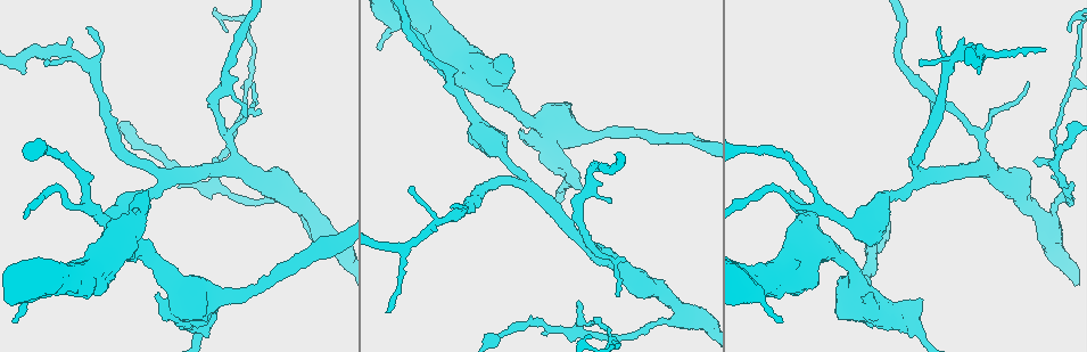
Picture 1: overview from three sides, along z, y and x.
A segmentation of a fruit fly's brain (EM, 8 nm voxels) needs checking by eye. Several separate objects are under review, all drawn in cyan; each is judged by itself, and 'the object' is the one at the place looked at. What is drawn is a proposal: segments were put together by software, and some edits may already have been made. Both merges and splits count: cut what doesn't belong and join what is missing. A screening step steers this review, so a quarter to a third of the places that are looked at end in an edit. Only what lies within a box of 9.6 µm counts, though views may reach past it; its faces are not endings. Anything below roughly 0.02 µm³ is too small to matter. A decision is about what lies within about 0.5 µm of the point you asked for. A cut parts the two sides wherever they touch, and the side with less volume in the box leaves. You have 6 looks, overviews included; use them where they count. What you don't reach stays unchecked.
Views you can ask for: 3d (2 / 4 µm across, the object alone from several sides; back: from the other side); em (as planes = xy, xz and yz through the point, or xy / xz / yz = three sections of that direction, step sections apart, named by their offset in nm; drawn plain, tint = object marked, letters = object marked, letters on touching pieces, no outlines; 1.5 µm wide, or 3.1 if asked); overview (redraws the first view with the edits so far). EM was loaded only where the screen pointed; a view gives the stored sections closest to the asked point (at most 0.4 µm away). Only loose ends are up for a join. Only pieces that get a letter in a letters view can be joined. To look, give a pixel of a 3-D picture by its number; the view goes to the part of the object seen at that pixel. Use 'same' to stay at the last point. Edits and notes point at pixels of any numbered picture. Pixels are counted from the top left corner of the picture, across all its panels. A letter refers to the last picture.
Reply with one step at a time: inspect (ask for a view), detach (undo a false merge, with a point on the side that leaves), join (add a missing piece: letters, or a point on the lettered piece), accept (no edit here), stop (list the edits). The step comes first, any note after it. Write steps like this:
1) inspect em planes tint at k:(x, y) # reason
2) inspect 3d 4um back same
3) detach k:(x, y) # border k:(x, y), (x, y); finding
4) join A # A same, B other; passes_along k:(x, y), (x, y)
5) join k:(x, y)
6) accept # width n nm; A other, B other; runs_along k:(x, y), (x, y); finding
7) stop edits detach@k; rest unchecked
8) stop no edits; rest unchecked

inspect em xy step 4 tint at 1:(922, 66) # thin end

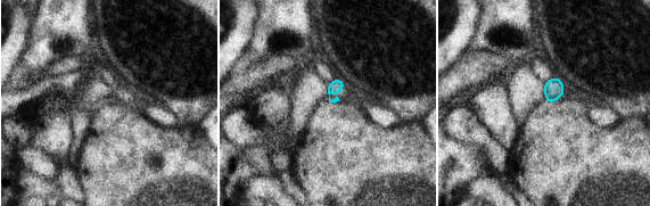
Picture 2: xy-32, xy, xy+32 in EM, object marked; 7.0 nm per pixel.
inspect em yz step 8 letters same # another direction

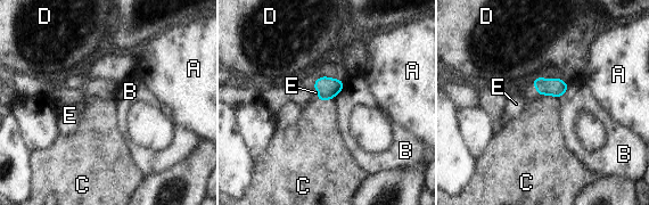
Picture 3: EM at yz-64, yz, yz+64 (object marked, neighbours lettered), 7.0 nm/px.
join E # A other, B other, C other, D other, E same; it goes on there

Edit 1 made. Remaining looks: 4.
inspect em xy step 4 tint at 1:(231, 167) # sharp bend

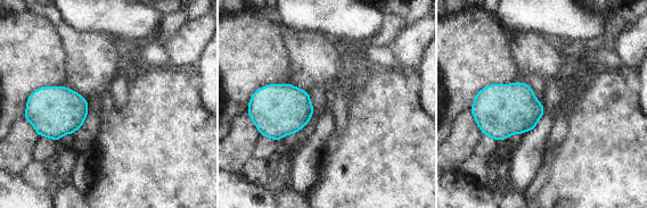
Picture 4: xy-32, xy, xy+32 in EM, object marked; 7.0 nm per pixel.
inspect em planes letters same # cut it another way

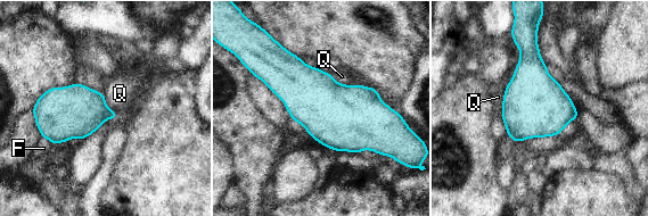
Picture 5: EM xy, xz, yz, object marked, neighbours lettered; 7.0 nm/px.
accept # F other, Q other; border 5:(318, 68), (342, 84), (351, 84); all the same cell

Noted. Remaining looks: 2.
inspect 3d 4um at 1:(921, 299) # an open end

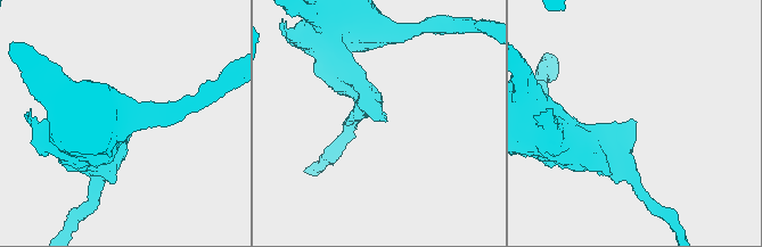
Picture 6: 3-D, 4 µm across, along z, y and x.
inspect em planes letters at 6:(385, 120)

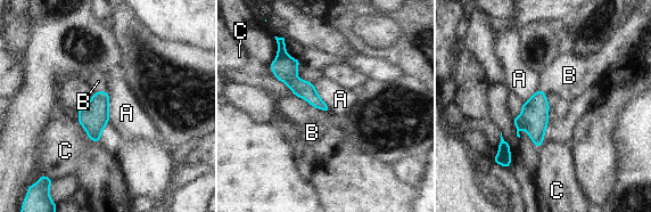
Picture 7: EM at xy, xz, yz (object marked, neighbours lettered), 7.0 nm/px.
join B # A other, B same, C other; passes_along 7:(95, 115), (100, 91), (98, 81); it goes on there

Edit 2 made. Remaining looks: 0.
stop edits join@3, join@7; rest unchecked

